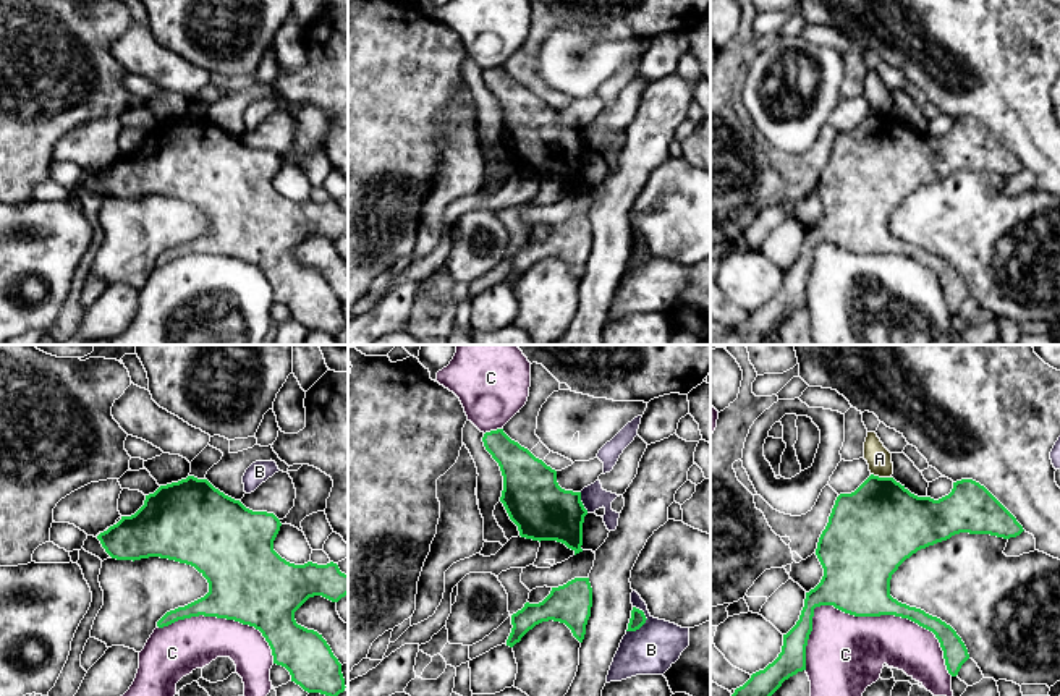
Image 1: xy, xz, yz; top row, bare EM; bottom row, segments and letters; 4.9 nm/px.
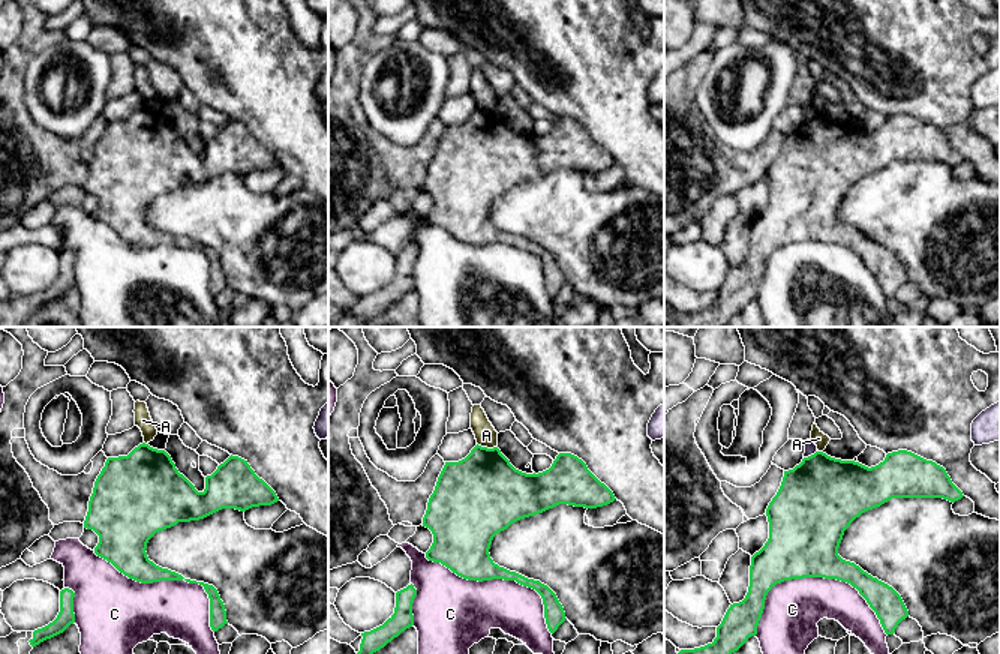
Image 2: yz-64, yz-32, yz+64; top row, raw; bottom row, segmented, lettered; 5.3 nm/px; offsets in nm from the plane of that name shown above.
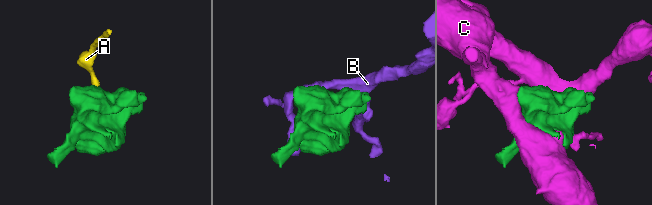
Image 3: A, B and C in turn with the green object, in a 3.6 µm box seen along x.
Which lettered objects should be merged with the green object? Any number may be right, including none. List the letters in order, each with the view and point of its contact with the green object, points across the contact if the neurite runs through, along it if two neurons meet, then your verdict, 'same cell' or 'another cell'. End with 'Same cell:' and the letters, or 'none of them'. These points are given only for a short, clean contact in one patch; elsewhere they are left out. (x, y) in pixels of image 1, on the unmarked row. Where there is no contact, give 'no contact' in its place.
A: meets green in yz at (881, 115); border along yz (871, 110), (890, 115); another cell
B: meets green in xz at (644, 259); another cell
C: meets green in yz at (894, 251); another cell
Same cell: none of them

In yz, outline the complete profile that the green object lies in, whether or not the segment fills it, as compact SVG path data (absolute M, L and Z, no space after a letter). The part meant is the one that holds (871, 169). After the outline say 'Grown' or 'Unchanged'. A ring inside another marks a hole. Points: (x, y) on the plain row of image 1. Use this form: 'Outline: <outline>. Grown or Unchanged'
Outline: M871 112L854 129L837 134L816 186L824 214L814 227L806 230L799 257L783 272L778 295L764 308L753 311L733 332L710 319L710 345L759 345L785 317L806 308L806 283L812 269L814 246L820 243L833 243L854 254L895 253L918 261L935 272L943 288L947 308L952 314L956 314L961 303L969 296L965 280L940 256L893 236L890 233L892 212L918 188L947 178L955 172L990 172L1010 176L1023 168L1016 155L984 123L973 117L953 120L948 133L934 138L911 131L893 115Z. Grown

